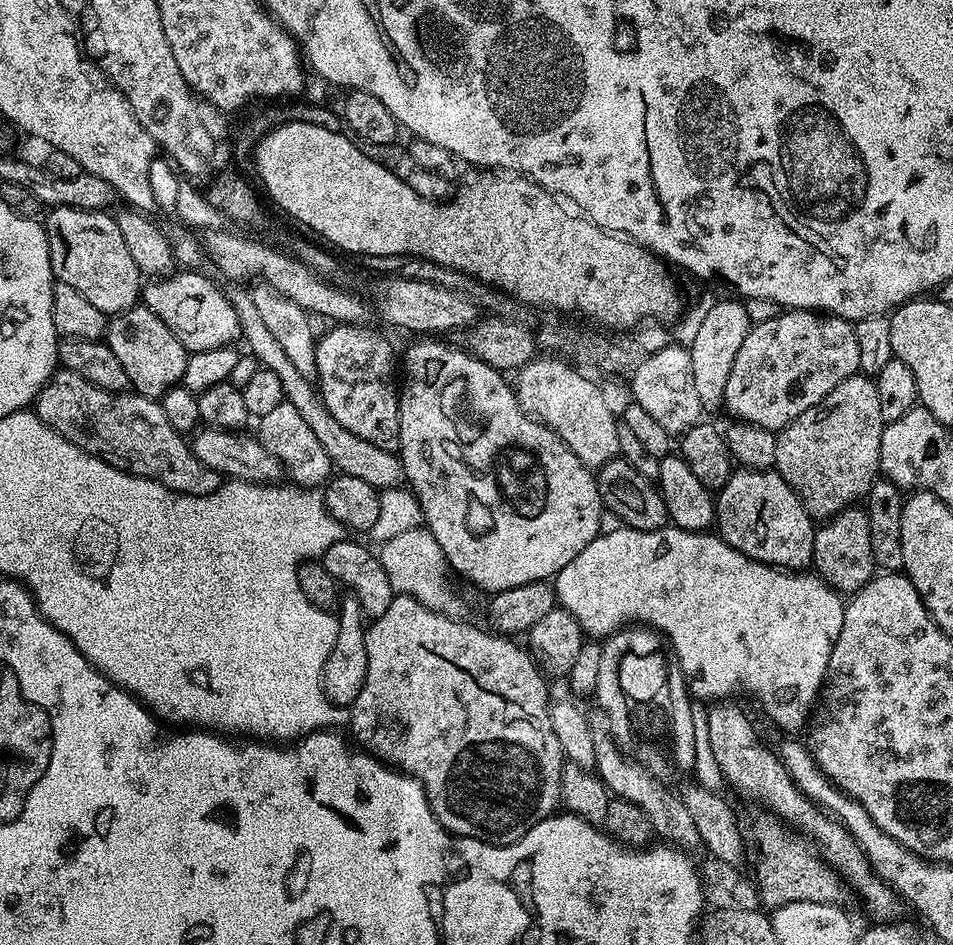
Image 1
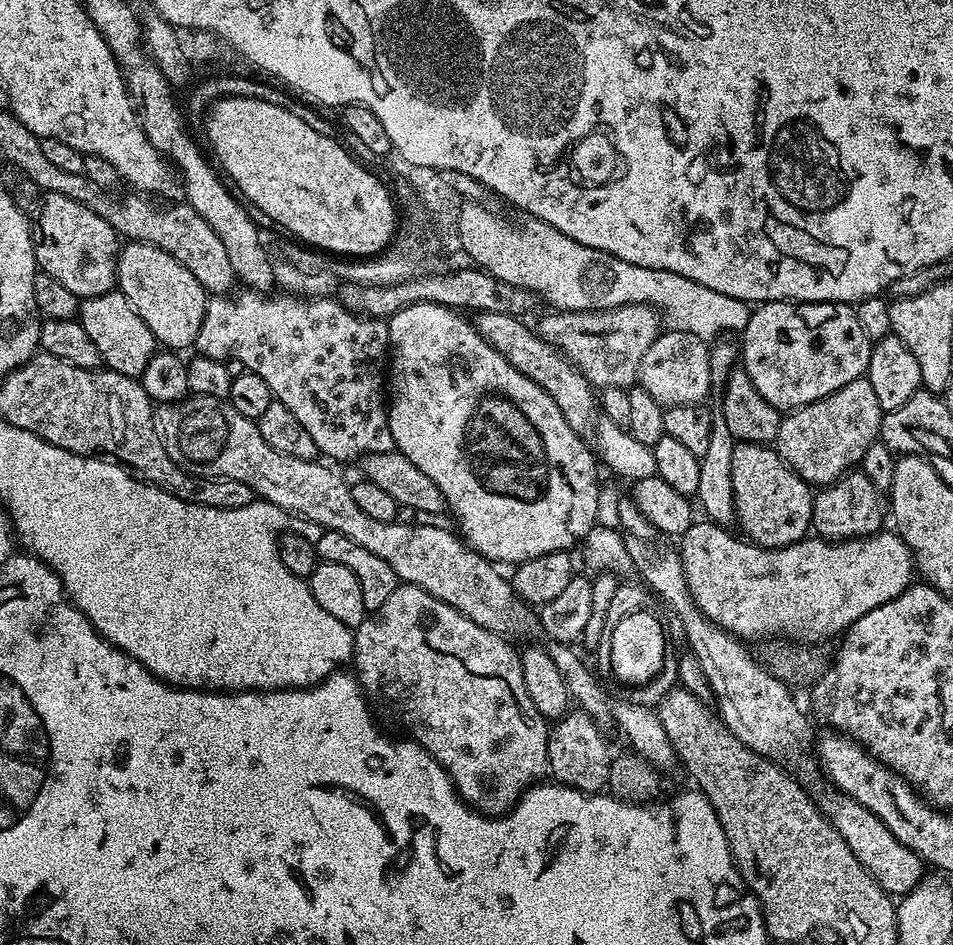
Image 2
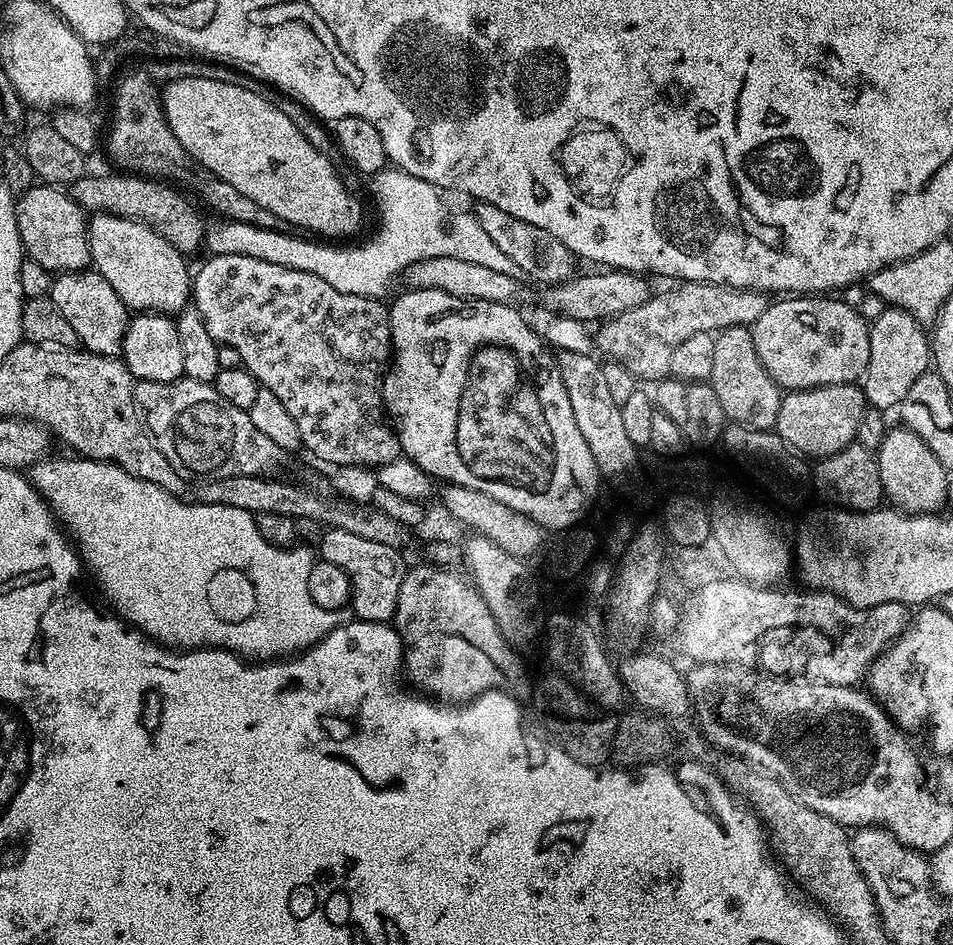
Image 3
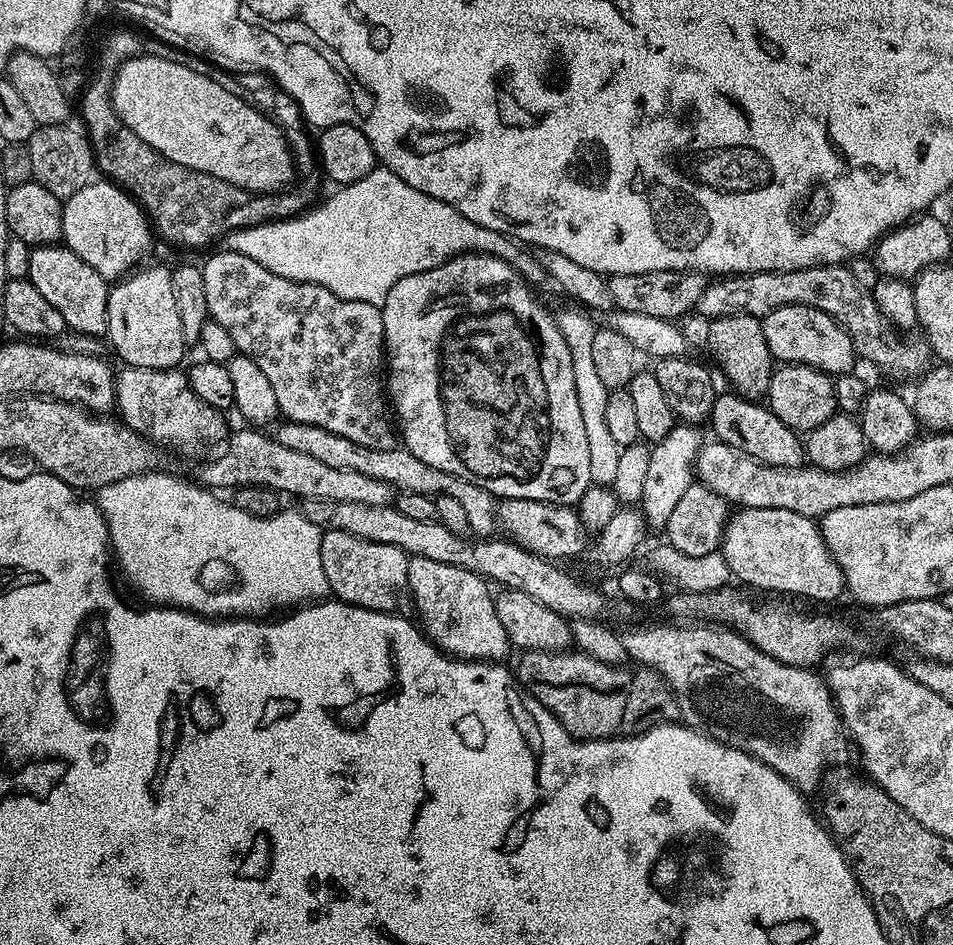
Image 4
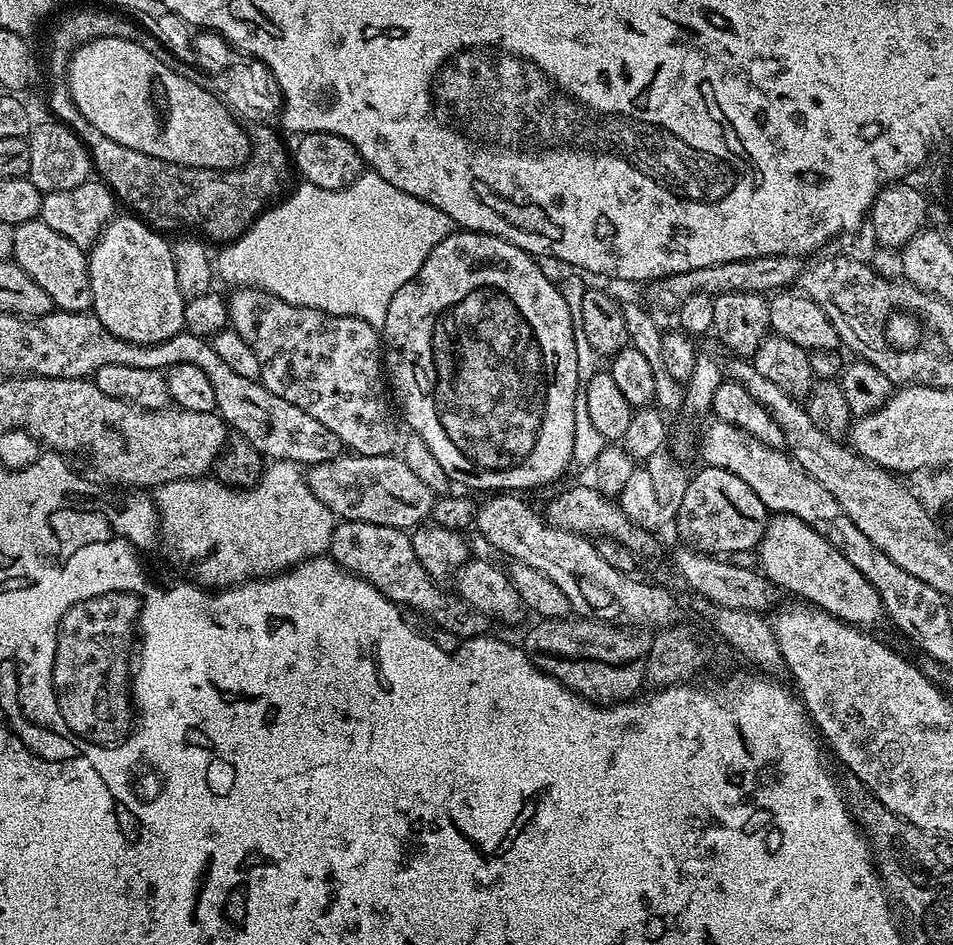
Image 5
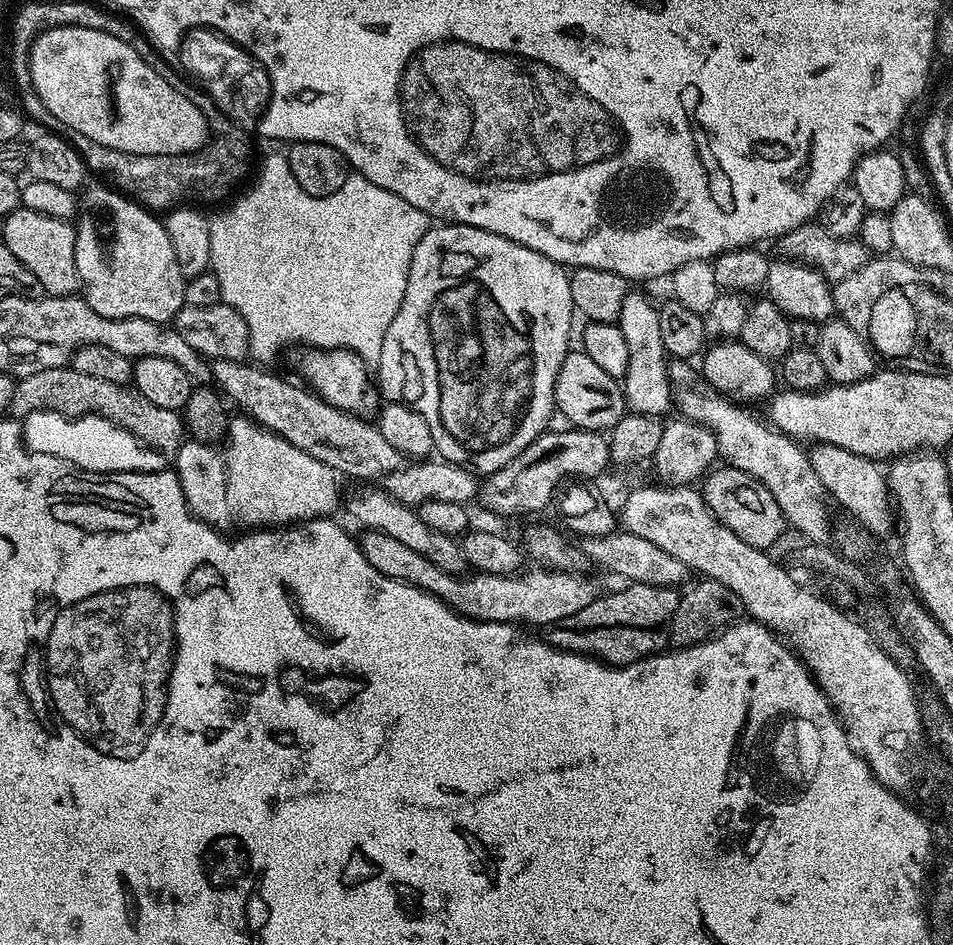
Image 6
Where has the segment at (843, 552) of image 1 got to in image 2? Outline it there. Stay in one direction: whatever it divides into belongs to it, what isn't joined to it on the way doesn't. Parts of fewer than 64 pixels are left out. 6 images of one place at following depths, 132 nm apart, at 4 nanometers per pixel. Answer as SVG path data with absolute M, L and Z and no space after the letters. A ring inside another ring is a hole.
M860 470L844 473L832 484L825 484L812 498L811 531L819 539L858 540L861 536L875 536L886 524L886 512L880 509L882 492Z

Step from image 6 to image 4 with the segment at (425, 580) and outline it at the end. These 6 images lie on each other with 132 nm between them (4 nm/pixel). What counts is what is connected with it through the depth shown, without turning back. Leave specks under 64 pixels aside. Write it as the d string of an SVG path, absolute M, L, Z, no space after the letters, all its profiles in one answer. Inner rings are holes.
M327 530L321 535L322 570L326 570L328 591L335 599L344 604L353 604L366 610L385 612L391 616L411 617L414 612L412 591L408 585L407 552L398 550L398 546L386 546L386 542L370 542L366 538L358 538L354 534L346 534L346 530Z

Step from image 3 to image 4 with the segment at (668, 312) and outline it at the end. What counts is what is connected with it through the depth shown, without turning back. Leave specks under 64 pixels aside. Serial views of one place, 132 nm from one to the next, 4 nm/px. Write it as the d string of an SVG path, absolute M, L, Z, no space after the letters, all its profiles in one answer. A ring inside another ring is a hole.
M823 264L806 270L786 270L785 272L745 272L715 279L709 283L695 311L699 315L715 318L718 316L769 316L782 306L814 306L830 318L837 320L847 330L861 361L869 360L876 368L881 368L898 380L912 380L928 372L934 357L927 339L919 338L913 344L904 344L899 331L882 314L874 302L871 291L858 286L858 281L848 266Z

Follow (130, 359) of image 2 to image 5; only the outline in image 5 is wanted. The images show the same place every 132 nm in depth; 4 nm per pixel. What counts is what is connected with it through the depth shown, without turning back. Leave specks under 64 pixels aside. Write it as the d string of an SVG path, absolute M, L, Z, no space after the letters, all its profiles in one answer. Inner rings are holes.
M37 218L16 225L12 259L38 282L38 286L42 286L42 290L46 290L46 294L50 294L50 302L59 311L86 312L91 309L92 291L85 249L70 242L70 238L62 238L58 230L50 230L46 222Z

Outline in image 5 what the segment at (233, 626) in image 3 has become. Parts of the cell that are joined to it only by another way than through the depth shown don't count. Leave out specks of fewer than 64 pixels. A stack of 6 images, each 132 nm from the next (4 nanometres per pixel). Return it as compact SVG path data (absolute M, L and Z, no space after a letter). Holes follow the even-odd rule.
M273 460L265 467L263 474L260 475L260 481L253 488L231 488L226 486L221 480L215 478L197 478L194 480L175 480L160 484L154 490L154 503L156 506L156 515L158 517L158 536L166 547L172 551L172 556L180 564L188 564L187 575L195 583L209 589L219 590L221 588L231 588L234 584L244 584L248 580L255 580L265 576L274 576L278 572L287 572L289 568L300 563L301 560L310 560L314 556L322 556L328 552L330 538L334 534L338 523L338 517L334 515L329 508L322 506L318 498L308 485L308 478L305 469L301 465L290 462L289 460Z

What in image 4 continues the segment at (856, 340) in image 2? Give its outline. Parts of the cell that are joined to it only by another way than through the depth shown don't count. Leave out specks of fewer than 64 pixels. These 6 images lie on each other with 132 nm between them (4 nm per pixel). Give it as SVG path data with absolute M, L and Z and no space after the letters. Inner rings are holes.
M782 306L769 316L763 317L766 346L770 346L773 361L780 364L805 364L820 372L827 372L835 378L851 373L858 364L856 348L852 345L850 334L830 314L814 306Z

